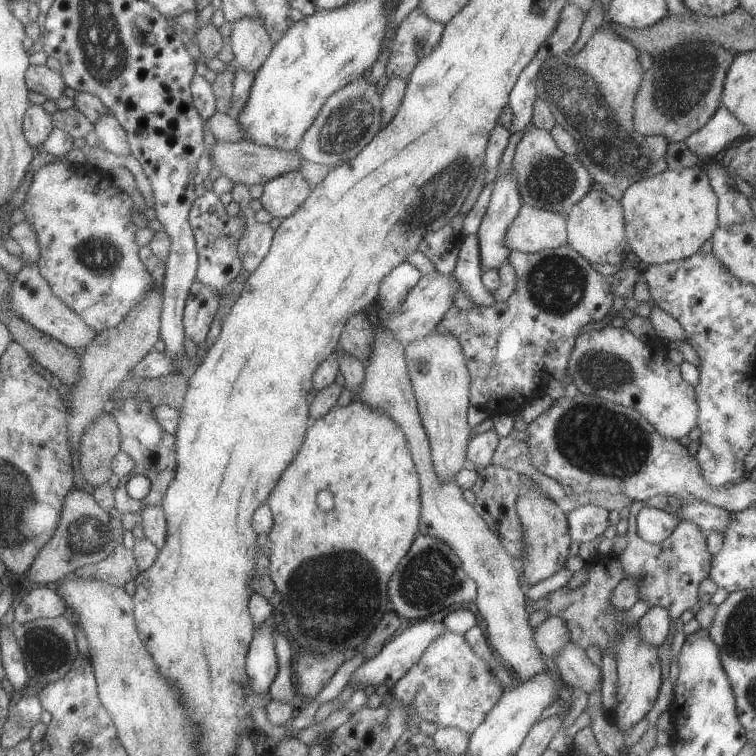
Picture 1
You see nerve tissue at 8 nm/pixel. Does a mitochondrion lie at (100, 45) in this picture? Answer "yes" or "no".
yes

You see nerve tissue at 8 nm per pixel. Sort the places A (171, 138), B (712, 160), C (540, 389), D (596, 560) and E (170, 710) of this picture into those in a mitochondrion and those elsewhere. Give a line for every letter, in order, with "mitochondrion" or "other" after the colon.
A: other
B: other
C: other
D: other
E: mitochondrion

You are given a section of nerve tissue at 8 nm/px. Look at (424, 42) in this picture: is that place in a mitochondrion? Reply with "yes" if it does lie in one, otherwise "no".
yes

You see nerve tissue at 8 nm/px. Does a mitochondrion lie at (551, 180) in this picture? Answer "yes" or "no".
yes

